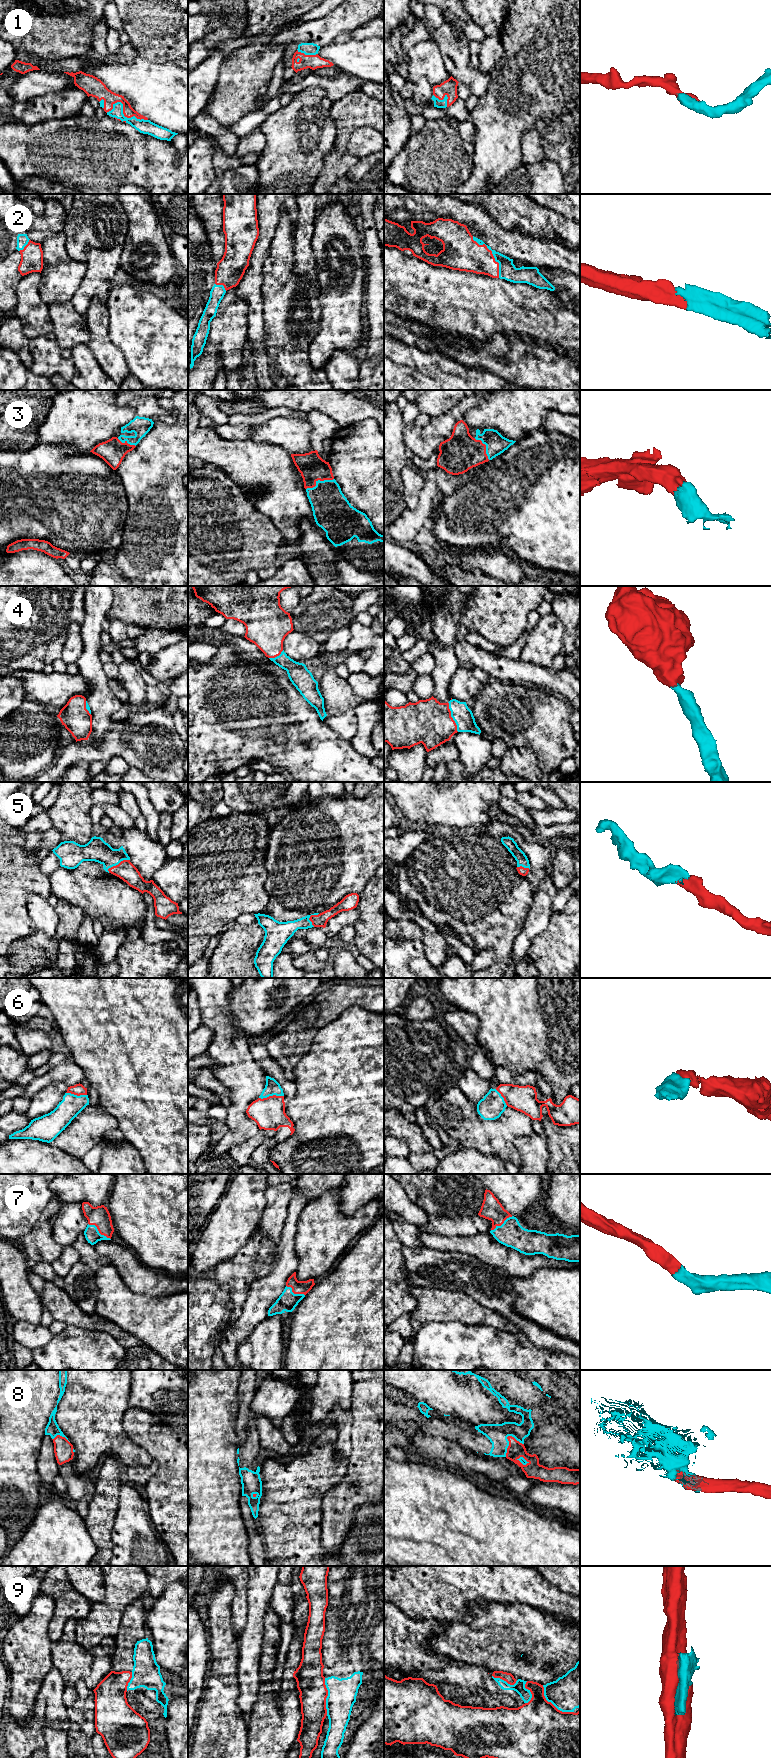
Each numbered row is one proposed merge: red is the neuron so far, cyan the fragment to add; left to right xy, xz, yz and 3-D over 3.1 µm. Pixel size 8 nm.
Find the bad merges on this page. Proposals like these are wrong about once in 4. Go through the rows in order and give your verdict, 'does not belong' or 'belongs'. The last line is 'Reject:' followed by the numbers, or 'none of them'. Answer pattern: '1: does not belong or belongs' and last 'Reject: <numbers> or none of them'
1: belongs
2: belongs
3: belongs
4: belongs
5: belongs
6: belongs
7: belongs
8: does not belong
9: does not belong
Reject: 8, 9

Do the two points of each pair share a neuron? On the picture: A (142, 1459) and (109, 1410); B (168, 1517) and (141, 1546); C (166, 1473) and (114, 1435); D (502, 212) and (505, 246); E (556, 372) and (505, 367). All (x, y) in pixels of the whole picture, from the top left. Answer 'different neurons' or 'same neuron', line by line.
A: same neuron
B: different neurons
C: different neurons
D: different neurons
E: same neuron

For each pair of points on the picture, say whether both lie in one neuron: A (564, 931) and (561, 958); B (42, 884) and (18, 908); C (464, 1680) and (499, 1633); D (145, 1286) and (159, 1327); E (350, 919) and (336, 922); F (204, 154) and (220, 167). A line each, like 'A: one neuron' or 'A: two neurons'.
A: one neuron
B: one neuron
C: two neurons
D: two neurons
E: one neuron
F: two neurons

